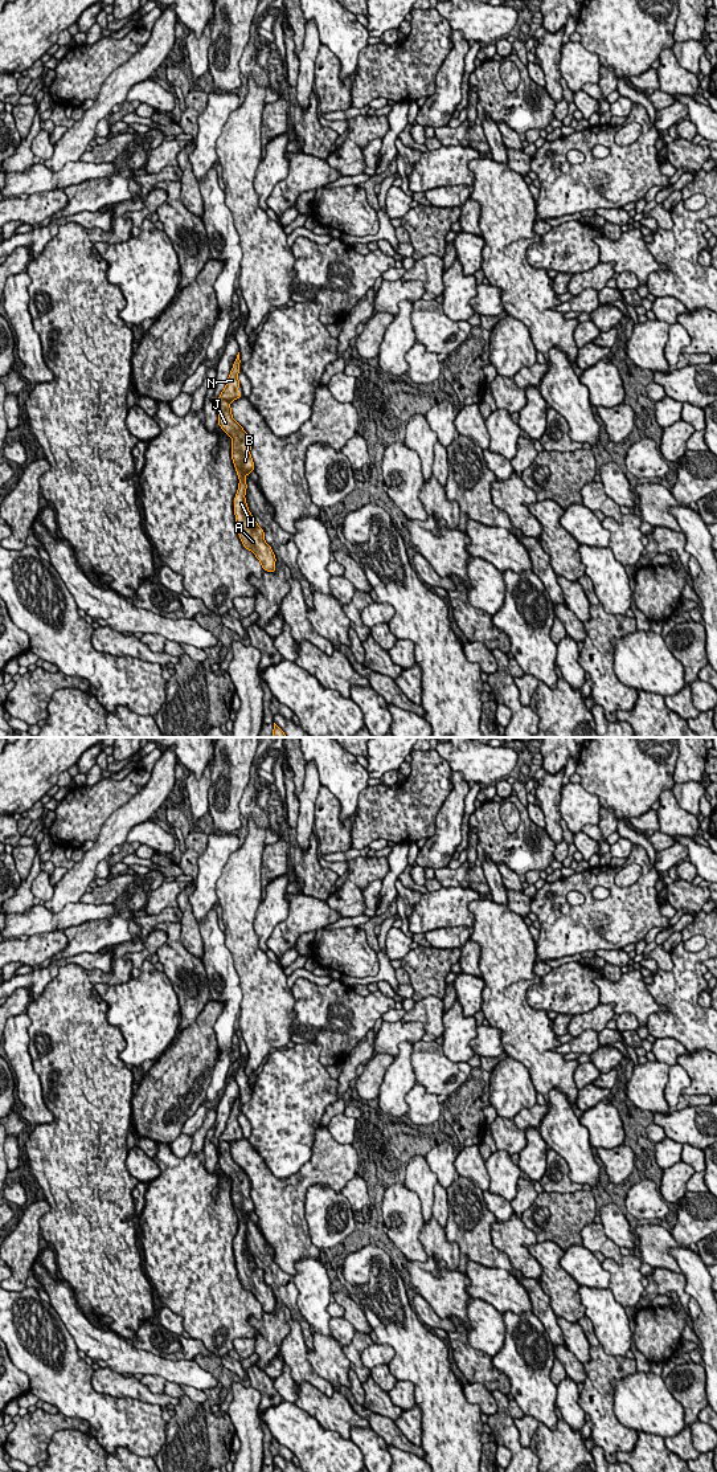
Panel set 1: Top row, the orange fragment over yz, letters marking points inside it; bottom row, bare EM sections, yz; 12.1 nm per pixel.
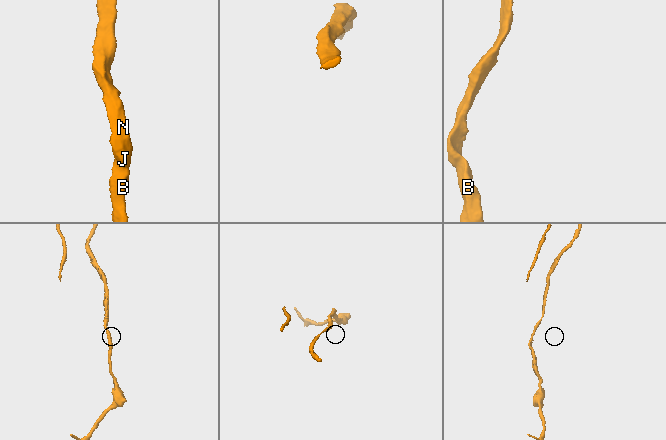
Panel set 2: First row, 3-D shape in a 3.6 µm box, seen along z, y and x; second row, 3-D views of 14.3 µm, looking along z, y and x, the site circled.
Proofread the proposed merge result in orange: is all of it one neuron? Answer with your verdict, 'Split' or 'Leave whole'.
Leave whole

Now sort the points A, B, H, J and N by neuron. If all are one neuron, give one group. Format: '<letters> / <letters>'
A B H J N

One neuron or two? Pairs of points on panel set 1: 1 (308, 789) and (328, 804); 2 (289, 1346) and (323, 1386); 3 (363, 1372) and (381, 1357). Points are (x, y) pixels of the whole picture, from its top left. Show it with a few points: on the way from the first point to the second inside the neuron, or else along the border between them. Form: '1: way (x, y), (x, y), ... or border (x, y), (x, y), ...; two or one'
1: border (320, 785), (316, 793), (314, 824); two
2: way (295, 1357), (312, 1377); one
3: border (375, 1342), (361, 1354), (361, 1362), (369, 1370); two

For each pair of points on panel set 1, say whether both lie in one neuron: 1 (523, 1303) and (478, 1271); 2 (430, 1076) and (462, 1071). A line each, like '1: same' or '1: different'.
1: same
2: same

